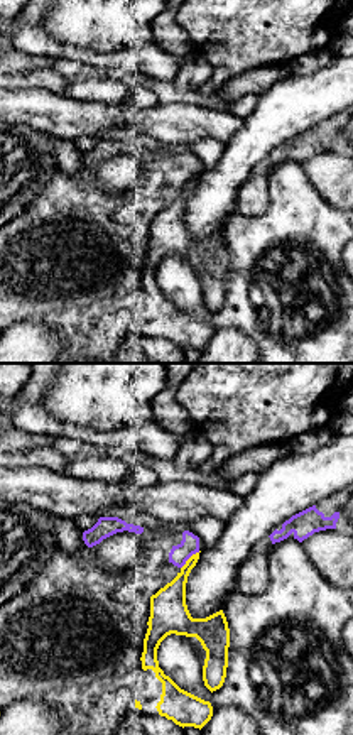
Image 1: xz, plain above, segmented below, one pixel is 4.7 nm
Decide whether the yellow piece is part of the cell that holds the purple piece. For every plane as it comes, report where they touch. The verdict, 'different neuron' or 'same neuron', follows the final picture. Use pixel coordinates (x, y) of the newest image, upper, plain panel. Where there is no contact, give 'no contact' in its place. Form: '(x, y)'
(190, 178)

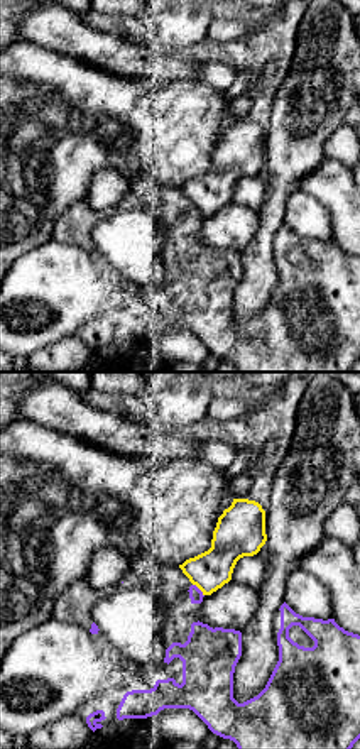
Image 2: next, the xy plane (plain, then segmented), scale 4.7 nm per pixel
(200, 212)

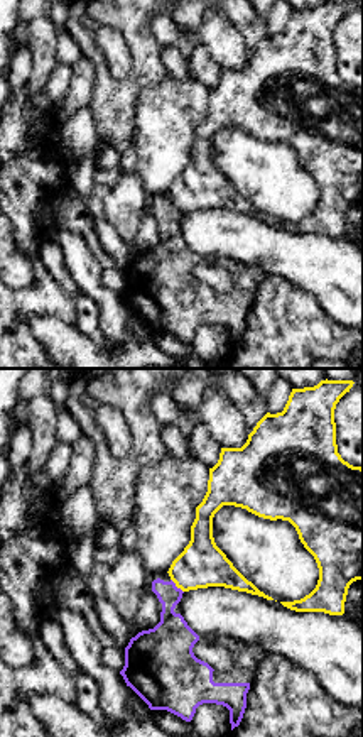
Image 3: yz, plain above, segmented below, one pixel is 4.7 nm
(174, 207)

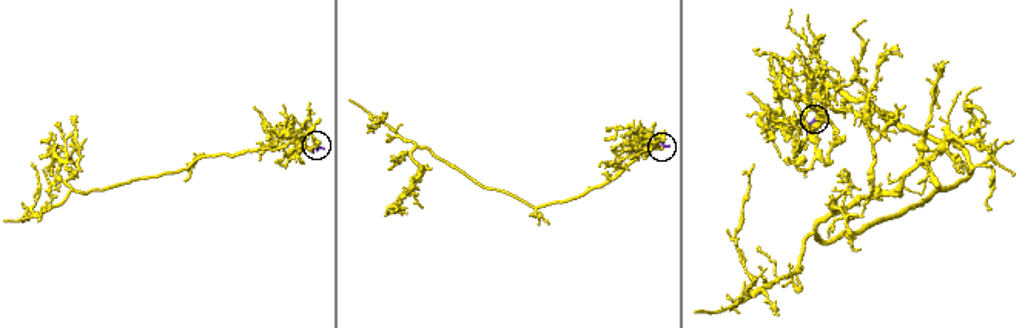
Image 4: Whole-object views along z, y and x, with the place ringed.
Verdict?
different neuron

